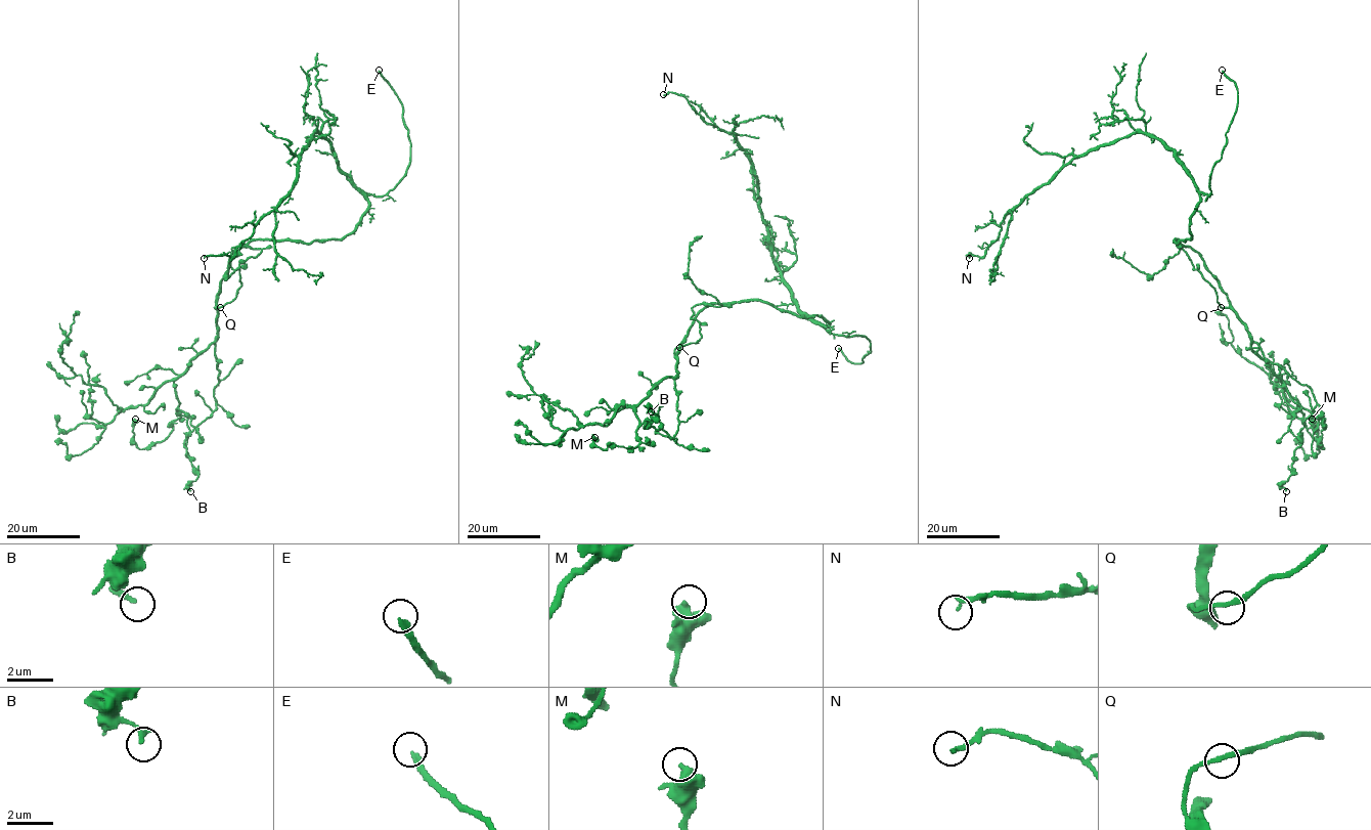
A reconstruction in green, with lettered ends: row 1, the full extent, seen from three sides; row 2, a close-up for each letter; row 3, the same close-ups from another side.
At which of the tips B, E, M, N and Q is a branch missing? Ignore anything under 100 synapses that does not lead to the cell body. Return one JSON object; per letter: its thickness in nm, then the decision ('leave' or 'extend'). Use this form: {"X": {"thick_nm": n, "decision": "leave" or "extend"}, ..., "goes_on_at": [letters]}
{"B": {"thick_nm": 160, "decision": "leave"}, "E": {"thick_nm": 240, "decision": "extend"}, "M": {"thick_nm": 550, "decision": "leave"}, "N": {"thick_nm": 200, "decision": "leave"}, "Q": {"thick_nm": 180, "decision": "leave"}, "goes_on_at": ["E"]}

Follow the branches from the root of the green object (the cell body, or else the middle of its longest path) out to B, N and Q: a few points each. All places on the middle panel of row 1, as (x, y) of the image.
B: (756, 300), (709, 303), (689, 330), (676, 354), (675, 442), (662, 429), (645, 428), (658, 417), (651, 411)
N: (756, 300), (820, 315), (829, 324), (806, 316), (785, 285), (750, 156), (683, 96), (663, 94)
Q: (756, 300), (696, 305), (691, 319), (699, 322), (701, 338), (679, 347)

